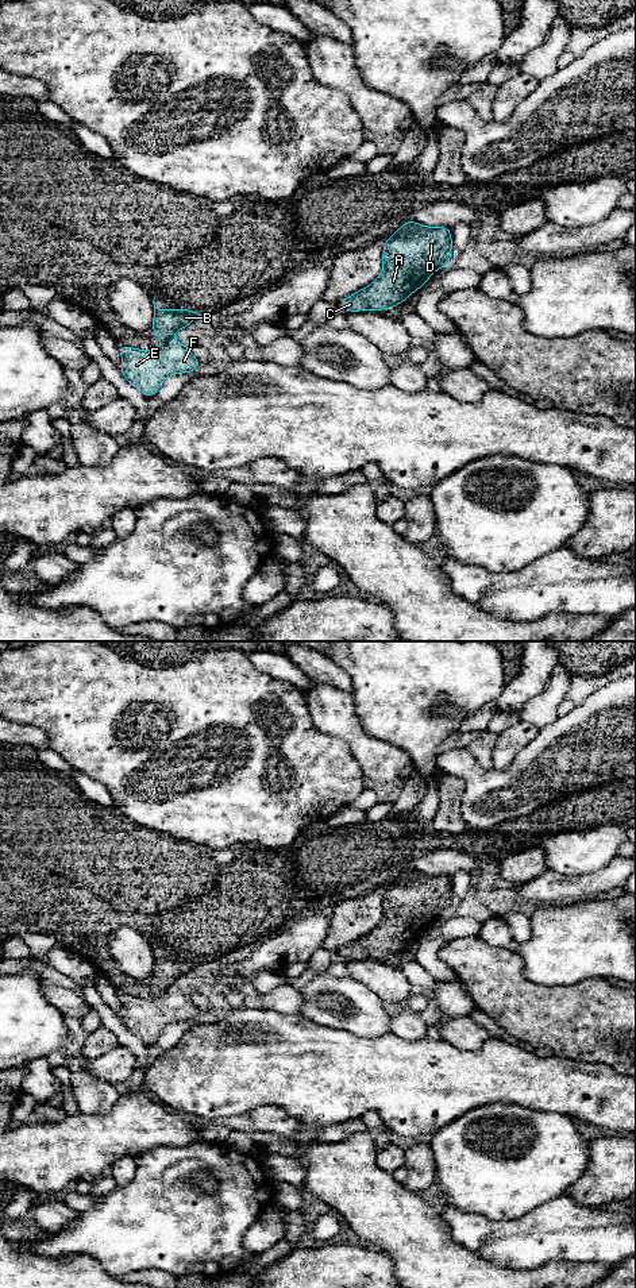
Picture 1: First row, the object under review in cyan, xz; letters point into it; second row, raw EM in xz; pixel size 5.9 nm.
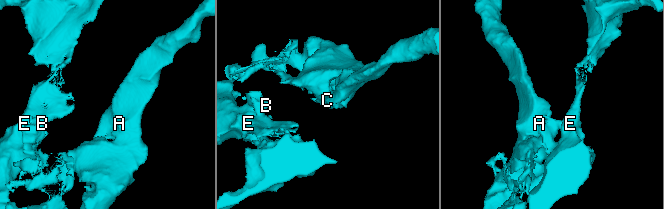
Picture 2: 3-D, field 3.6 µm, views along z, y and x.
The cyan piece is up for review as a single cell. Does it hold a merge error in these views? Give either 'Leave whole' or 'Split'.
Split

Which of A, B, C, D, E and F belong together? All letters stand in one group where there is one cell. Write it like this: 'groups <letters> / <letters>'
groups A C D E F / B

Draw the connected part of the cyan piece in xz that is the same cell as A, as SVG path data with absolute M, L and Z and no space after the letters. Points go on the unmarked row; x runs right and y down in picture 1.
M406 868L385 891L382 919L366 936L350 942L339 950L347 960L392 957L404 950L413 940L423 936L431 923L448 914L452 898L451 878L447 875L427 875Z

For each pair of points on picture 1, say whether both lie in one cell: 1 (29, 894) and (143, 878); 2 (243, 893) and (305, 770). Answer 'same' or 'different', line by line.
1: same
2: different

